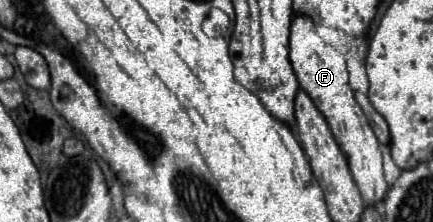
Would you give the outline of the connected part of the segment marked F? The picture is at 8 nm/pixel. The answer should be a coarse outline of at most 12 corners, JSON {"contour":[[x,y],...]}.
{"contour":[[307,16],[293,70],[345,152],[365,206],[387,192],[383,156],[347,84],[345,56]]}

